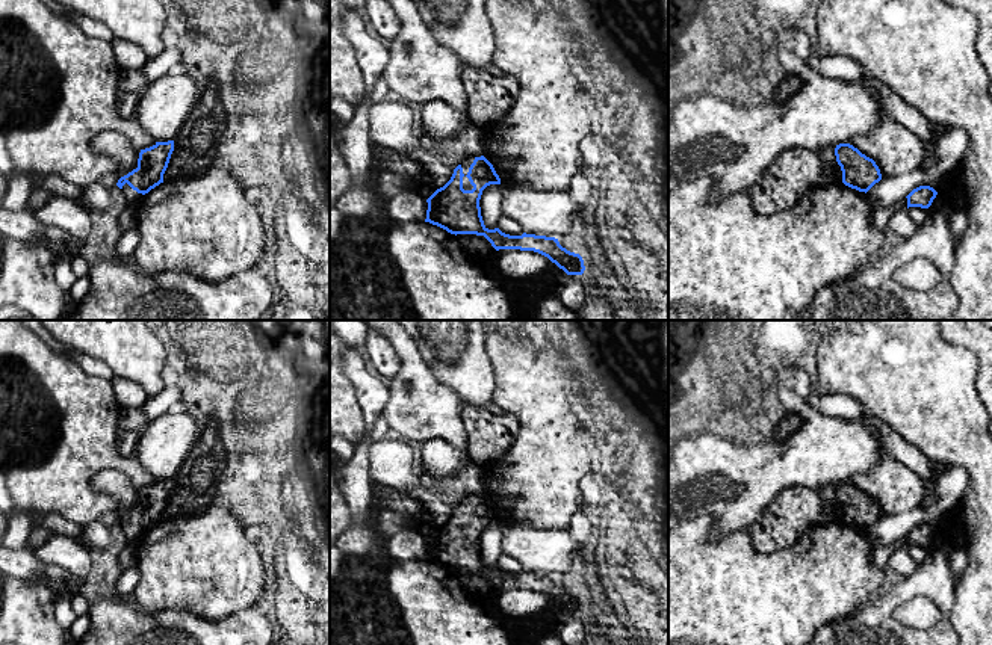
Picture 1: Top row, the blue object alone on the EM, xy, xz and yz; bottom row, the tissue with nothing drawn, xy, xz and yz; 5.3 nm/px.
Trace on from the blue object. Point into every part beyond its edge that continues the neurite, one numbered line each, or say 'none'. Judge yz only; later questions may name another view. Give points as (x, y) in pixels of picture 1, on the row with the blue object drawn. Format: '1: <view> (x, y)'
none

